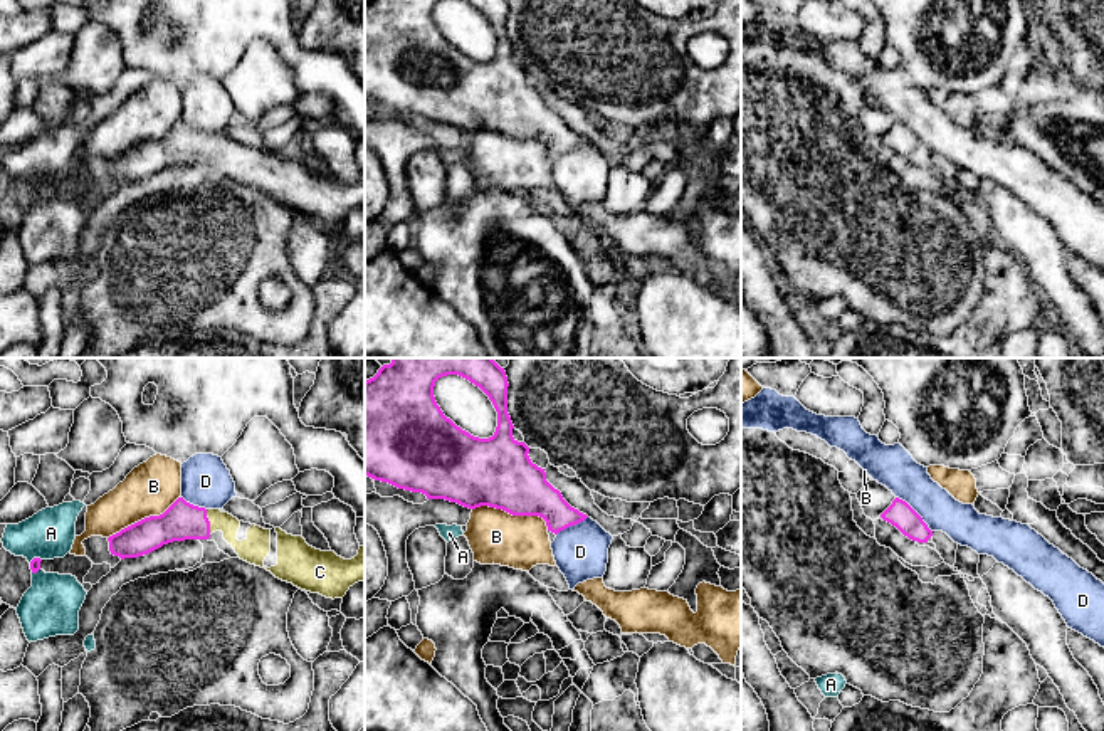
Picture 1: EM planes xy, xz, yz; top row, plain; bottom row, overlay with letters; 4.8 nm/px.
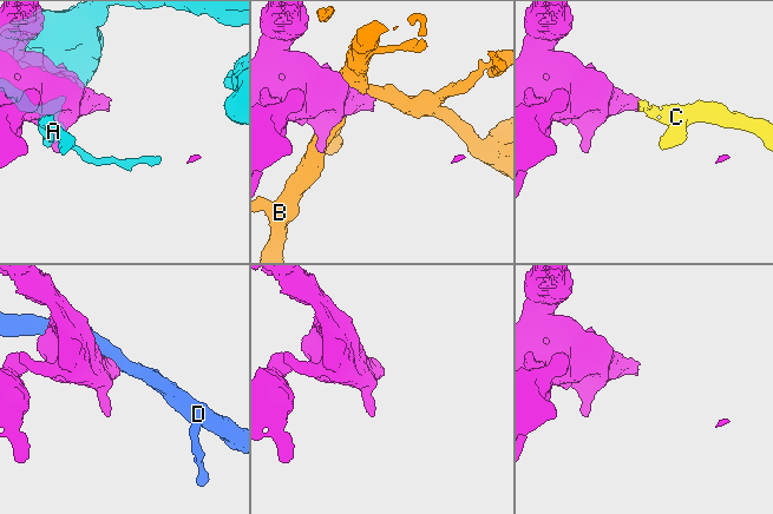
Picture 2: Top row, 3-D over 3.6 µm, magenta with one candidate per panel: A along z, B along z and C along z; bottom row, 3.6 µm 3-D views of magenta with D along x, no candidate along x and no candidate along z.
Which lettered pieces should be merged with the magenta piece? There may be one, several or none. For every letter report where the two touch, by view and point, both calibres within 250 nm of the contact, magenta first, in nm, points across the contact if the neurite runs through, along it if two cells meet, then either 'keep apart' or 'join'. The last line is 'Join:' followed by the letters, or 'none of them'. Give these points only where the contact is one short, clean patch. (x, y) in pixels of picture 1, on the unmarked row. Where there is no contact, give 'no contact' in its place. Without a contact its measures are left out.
A: contact xy (34, 182); calibres 50 and 240 nm; keep apart
B: contact xz (513, 138); calibres 340 and 260 nm; keep apart
C: contact xy (209, 145); calibres 180 and 130 nm; way xy (180, 145), (209, 145), (252, 173); join
D: contact yz (913, 133); calibres 120 and 200 nm; border yz (896, 120), (928, 148); keep apart
Join: C

